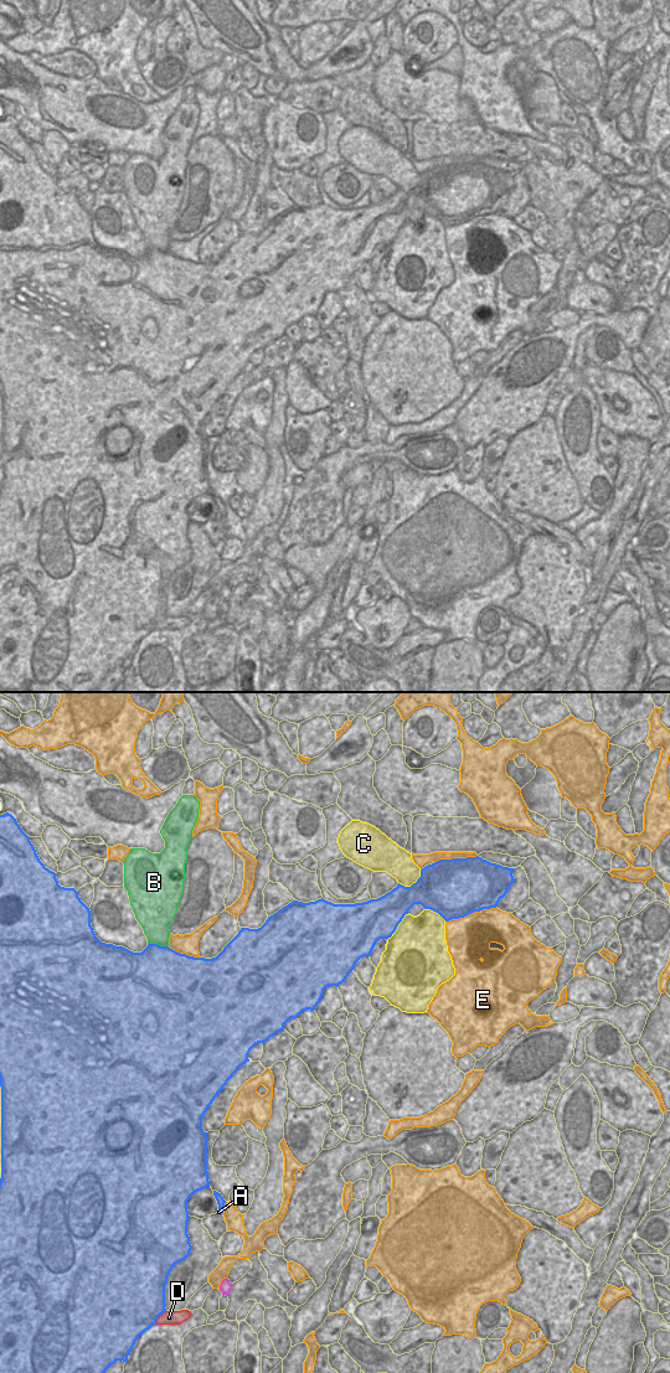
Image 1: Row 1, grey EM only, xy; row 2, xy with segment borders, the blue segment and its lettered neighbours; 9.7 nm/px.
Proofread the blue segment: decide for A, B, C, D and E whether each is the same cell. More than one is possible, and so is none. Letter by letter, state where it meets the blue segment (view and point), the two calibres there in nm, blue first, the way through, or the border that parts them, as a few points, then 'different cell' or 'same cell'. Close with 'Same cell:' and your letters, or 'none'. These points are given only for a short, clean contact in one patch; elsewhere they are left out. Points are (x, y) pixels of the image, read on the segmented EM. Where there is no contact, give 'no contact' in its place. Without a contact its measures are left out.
A: meets blue in xy at (221, 1211); 80 nm thick on the blue side, 20 nm on the other; border along xy (218, 1211), (222, 1213); different cell
B: meets blue in xy at (158, 945); 480 nm thick on the blue side, 280 nm on the other; different cell
C: meets blue in xy at (413, 883); 440 nm thick on the blue side, 280 nm on the other; different cell
D: meets blue in xy at (158, 1317); 500 nm thick on the blue side, 140 nm on the other; different cell
E: meets blue in xy at (470, 913); 500 nm thick on the blue side, 420 nm on the other; different cell
Same cell: none

